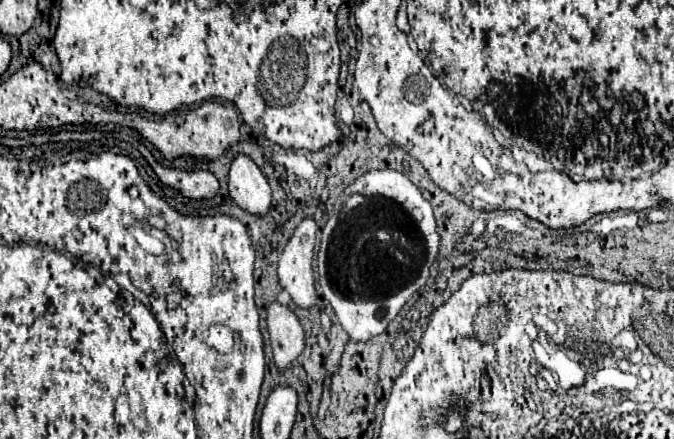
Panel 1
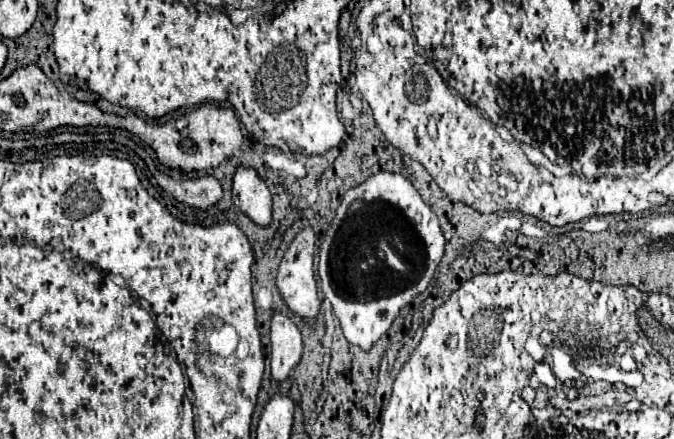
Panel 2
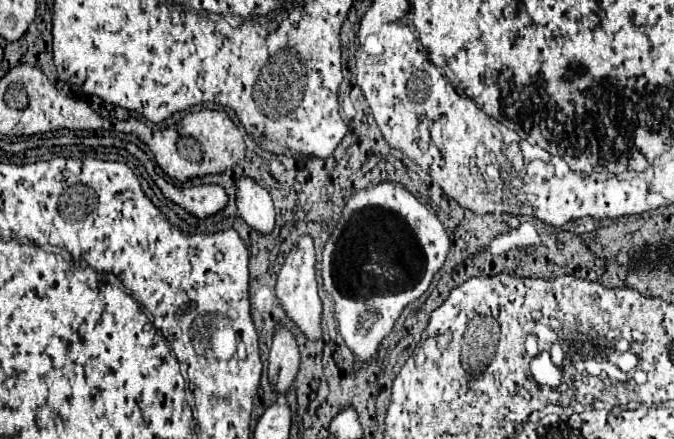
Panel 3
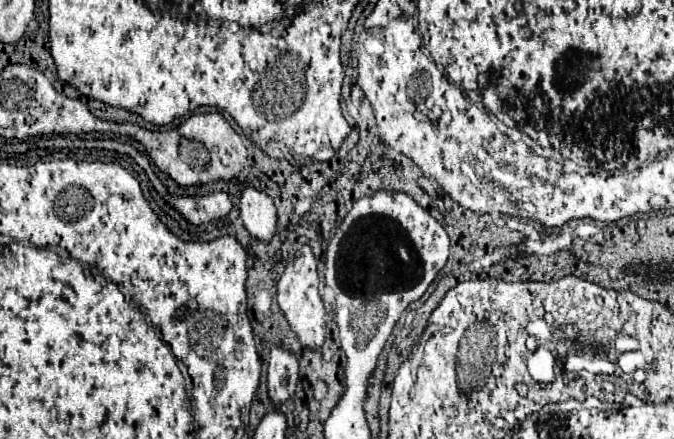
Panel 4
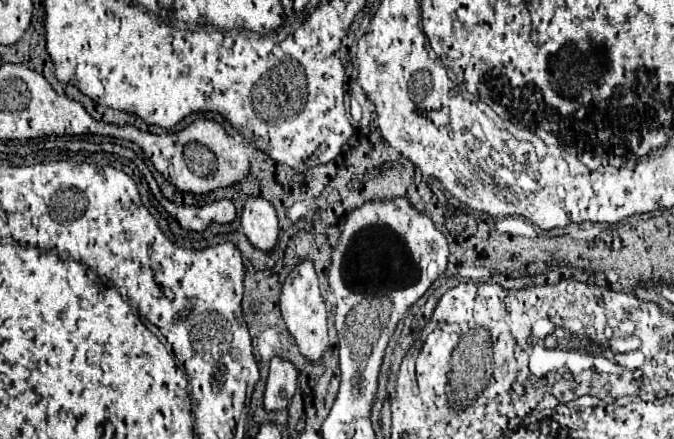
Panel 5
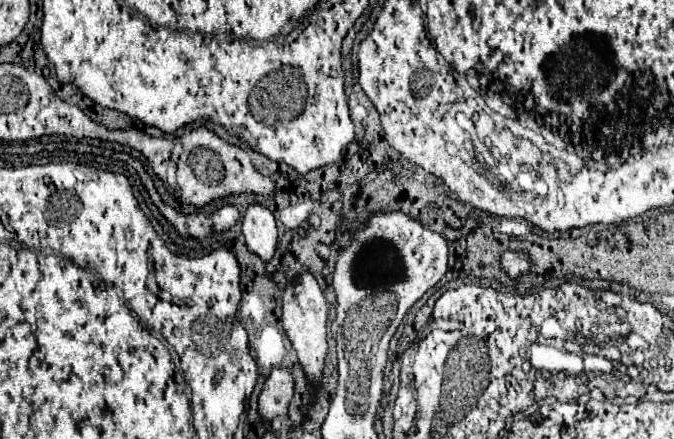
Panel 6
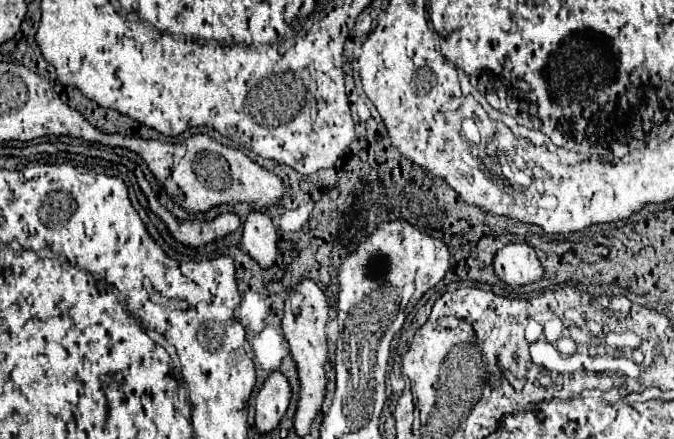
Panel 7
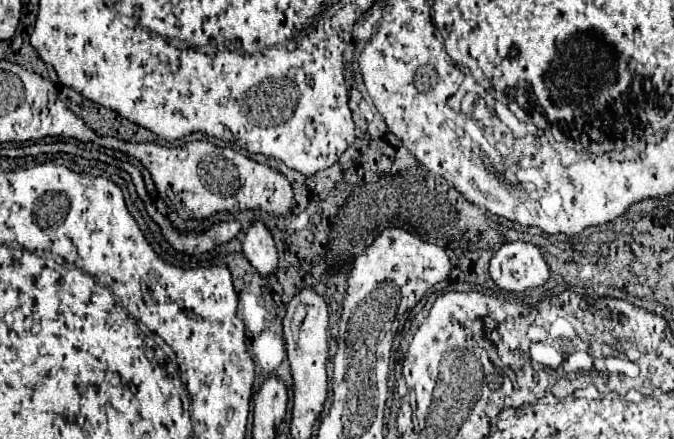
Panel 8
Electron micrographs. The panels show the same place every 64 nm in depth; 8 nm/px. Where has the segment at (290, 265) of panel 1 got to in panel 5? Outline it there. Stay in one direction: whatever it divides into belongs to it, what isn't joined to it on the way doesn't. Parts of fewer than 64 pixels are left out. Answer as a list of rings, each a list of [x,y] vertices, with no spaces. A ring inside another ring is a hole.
[[[302,258],[286,276],[282,292],[280,292],[280,310],[282,310],[282,318],[288,326],[288,332],[296,338],[300,352],[310,360],[318,360],[322,356],[322,352],[328,348],[328,332],[326,332],[328,314],[326,314],[326,306],[320,296],[318,276],[316,276],[312,260]]]

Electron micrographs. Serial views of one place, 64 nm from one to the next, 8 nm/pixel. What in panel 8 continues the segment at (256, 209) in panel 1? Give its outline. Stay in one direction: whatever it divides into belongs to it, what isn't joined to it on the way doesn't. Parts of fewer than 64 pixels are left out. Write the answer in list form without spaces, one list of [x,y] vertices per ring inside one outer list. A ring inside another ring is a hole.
[[[254,220],[246,230],[246,236],[242,240],[242,252],[262,276],[268,276],[276,270],[278,264],[276,244],[272,232],[266,228],[262,220]]]

